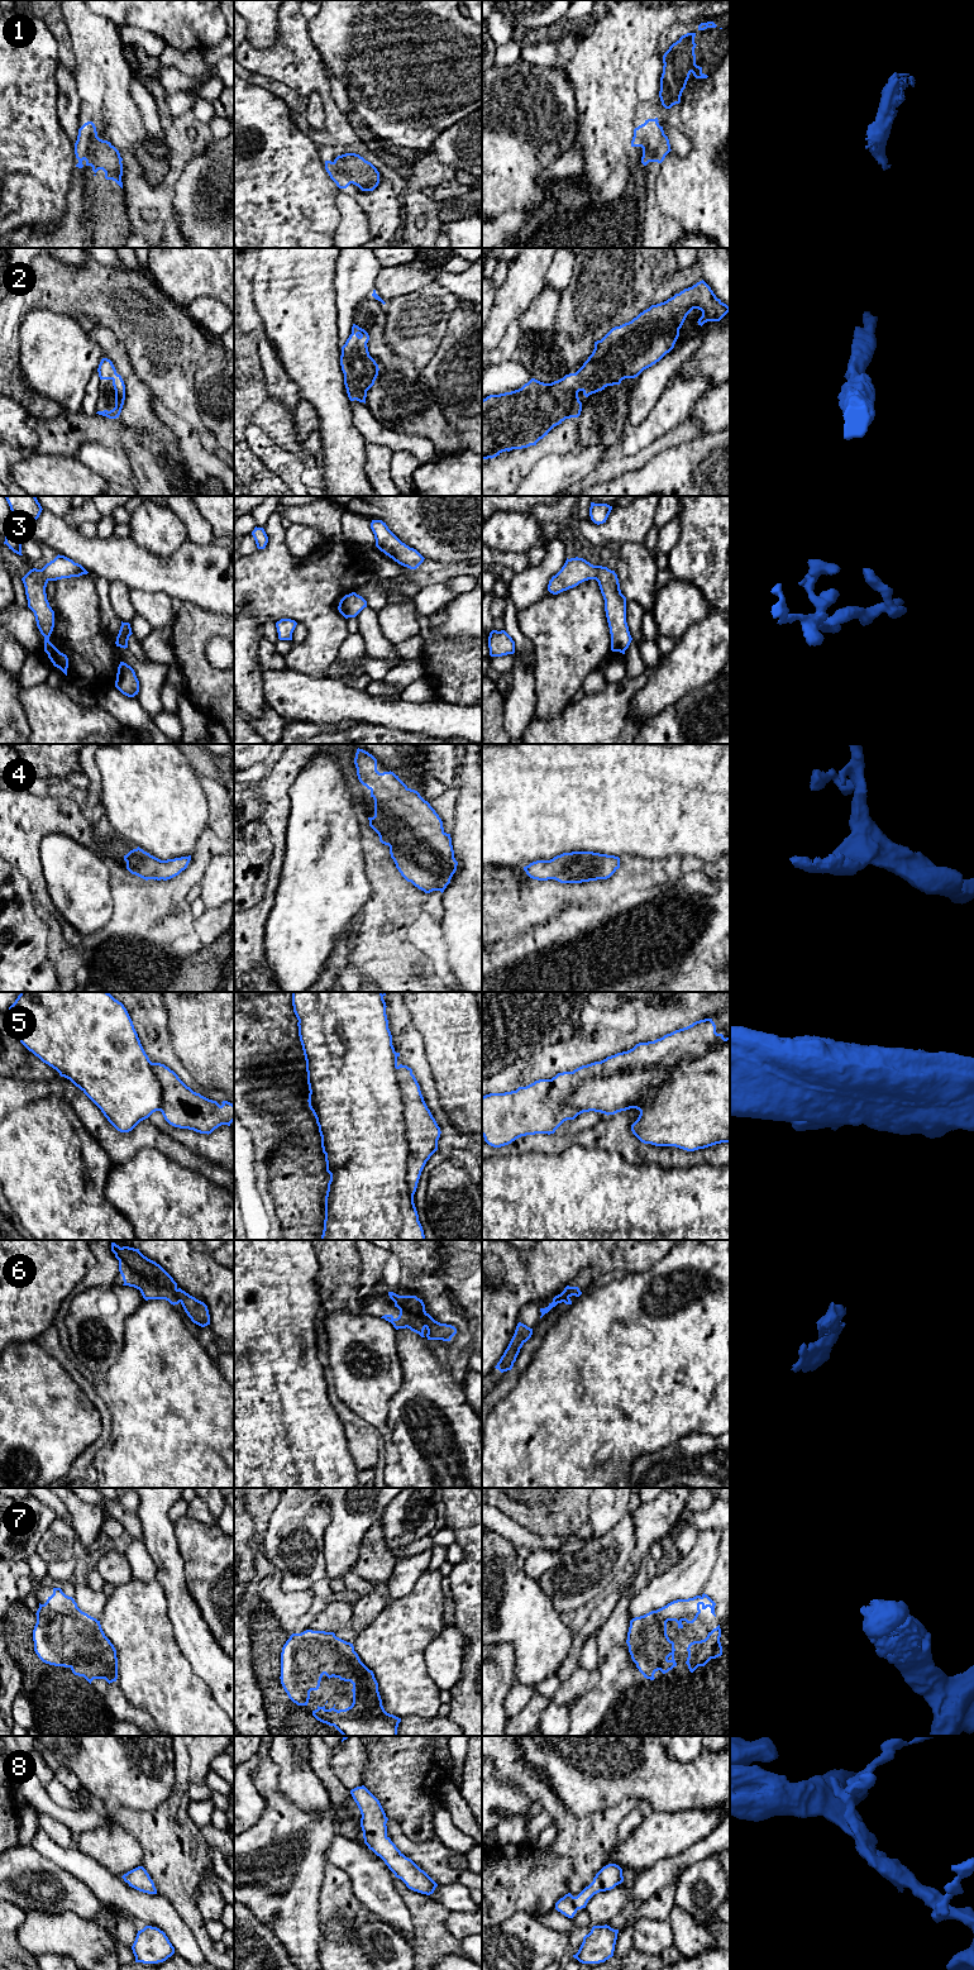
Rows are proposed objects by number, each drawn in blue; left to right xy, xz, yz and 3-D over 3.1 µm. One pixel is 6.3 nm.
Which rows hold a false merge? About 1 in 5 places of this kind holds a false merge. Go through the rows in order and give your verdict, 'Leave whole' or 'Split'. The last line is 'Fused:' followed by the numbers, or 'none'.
1: Leave whole
2: Leave whole
3: Leave whole
4: Leave whole
5: Split
6: Leave whole
7: Leave whole
8: Leave whole
Fused: 5

